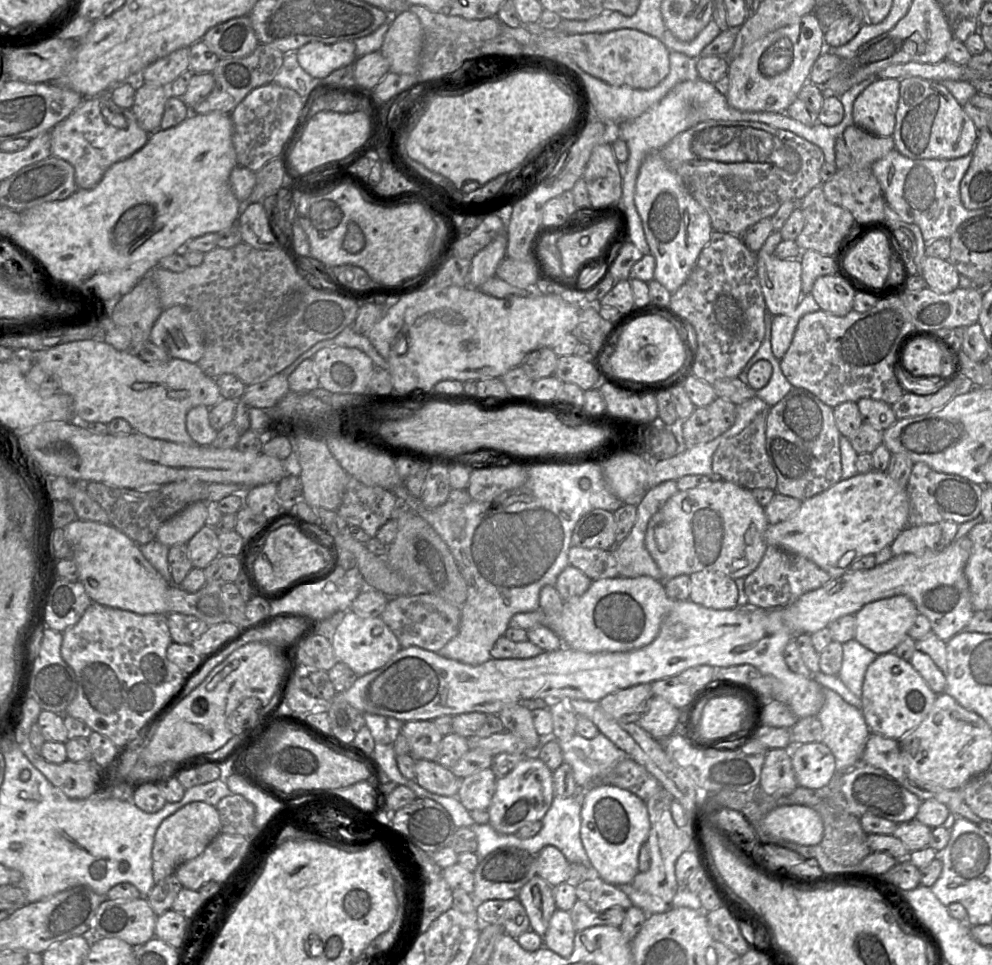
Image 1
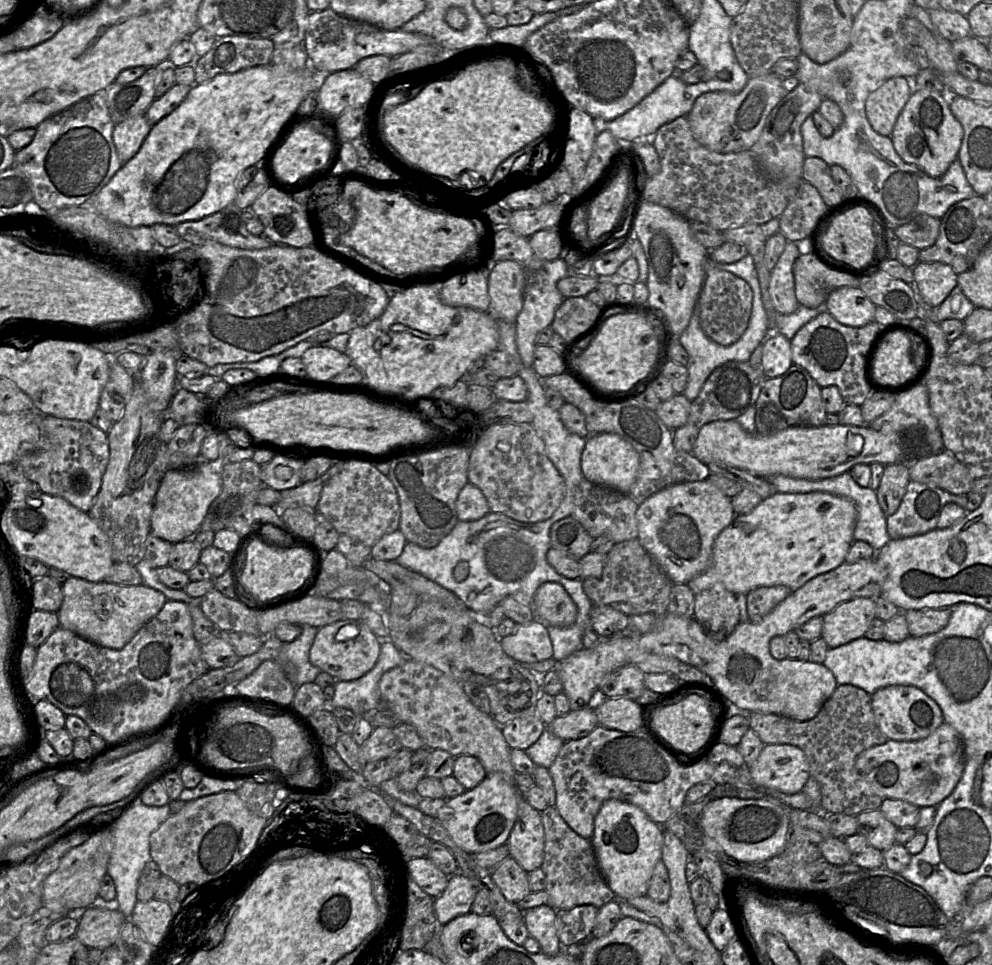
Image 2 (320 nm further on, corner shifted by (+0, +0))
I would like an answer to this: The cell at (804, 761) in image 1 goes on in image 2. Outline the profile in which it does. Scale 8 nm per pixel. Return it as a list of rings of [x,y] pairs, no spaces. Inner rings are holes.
[[[766,744],[748,769],[757,787],[786,794],[802,791],[811,776],[804,752],[791,744]]]

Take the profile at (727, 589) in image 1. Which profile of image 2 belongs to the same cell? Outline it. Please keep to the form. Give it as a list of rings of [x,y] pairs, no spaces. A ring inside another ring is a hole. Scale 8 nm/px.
[[[722,584],[695,594],[694,618],[705,629],[728,637],[740,623],[736,595]]]

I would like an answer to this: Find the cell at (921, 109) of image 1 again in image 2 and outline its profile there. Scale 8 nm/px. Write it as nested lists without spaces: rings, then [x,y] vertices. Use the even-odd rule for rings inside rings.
[[[914,89],[901,111],[890,135],[898,155],[931,177],[941,177],[958,158],[964,129],[953,115],[949,95],[925,89]]]

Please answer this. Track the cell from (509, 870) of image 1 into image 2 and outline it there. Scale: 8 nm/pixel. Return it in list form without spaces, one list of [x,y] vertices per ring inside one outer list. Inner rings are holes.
[[[457,872],[449,876],[445,890],[440,896],[434,898],[438,926],[469,913],[477,890],[472,881],[461,873]]]

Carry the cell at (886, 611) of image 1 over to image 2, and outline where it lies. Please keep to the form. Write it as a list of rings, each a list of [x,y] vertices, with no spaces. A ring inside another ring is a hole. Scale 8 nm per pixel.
[[[855,598],[838,605],[823,616],[821,638],[831,649],[864,637],[873,619],[876,605],[873,598]]]

